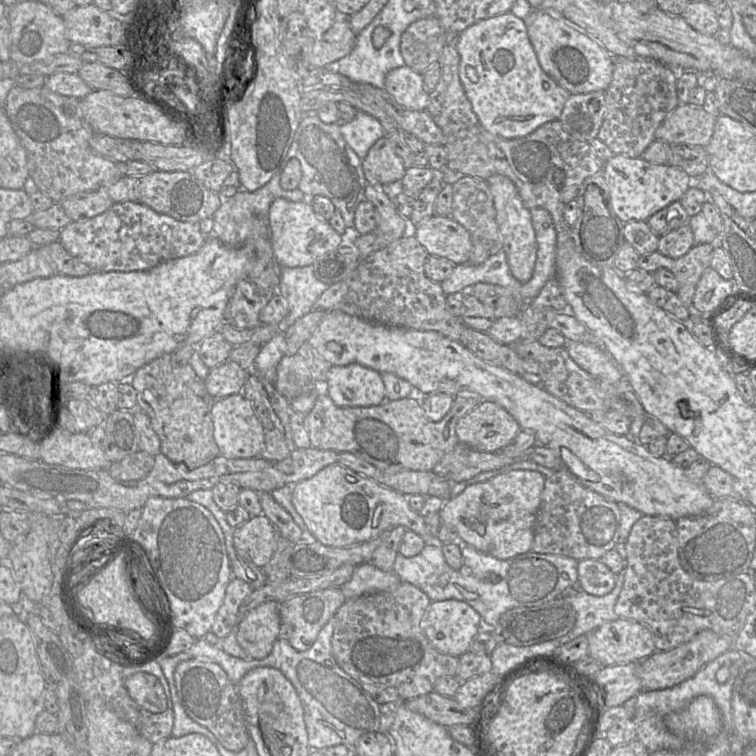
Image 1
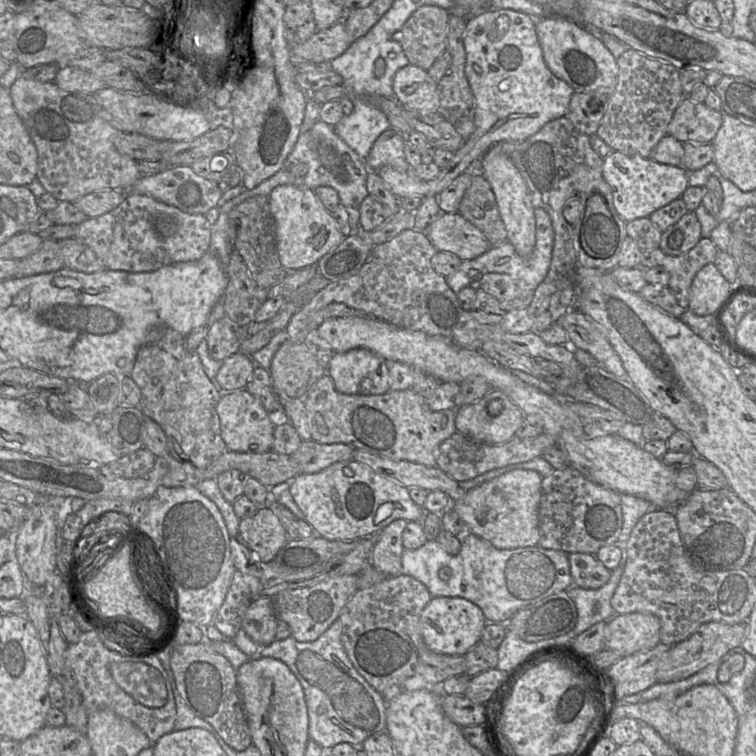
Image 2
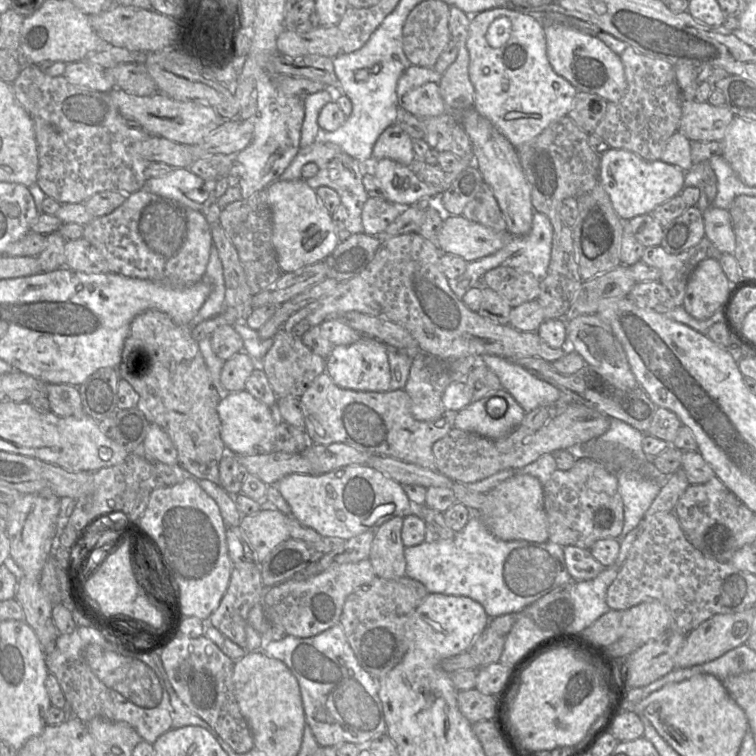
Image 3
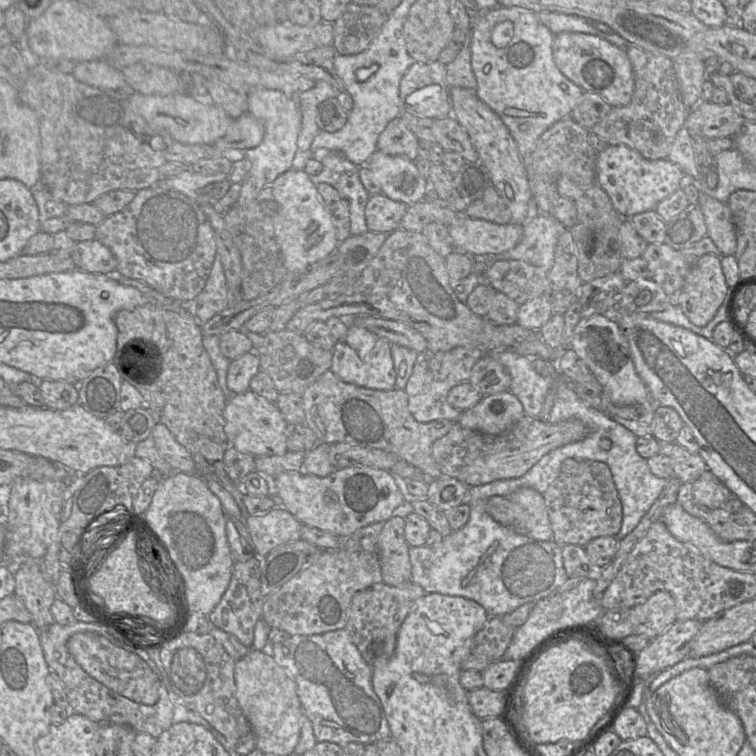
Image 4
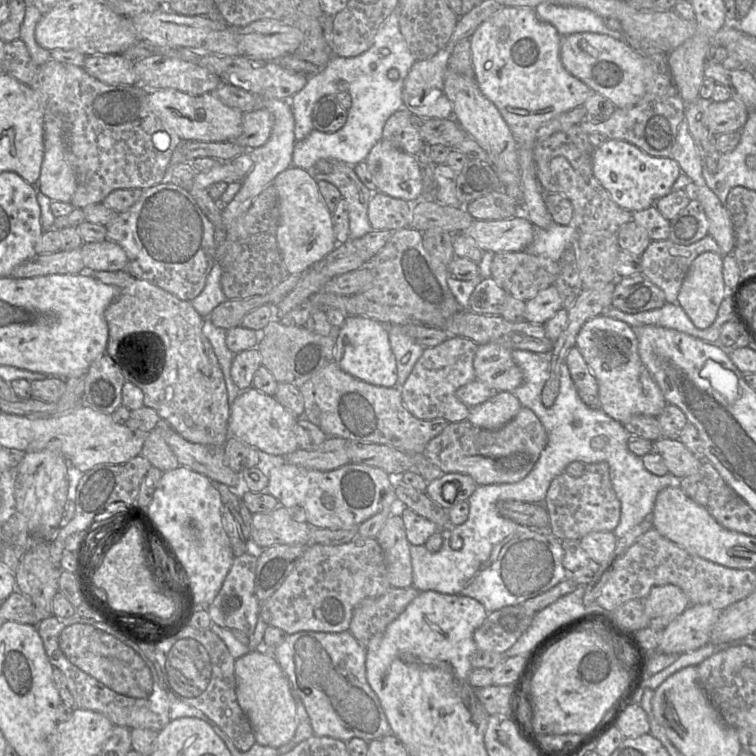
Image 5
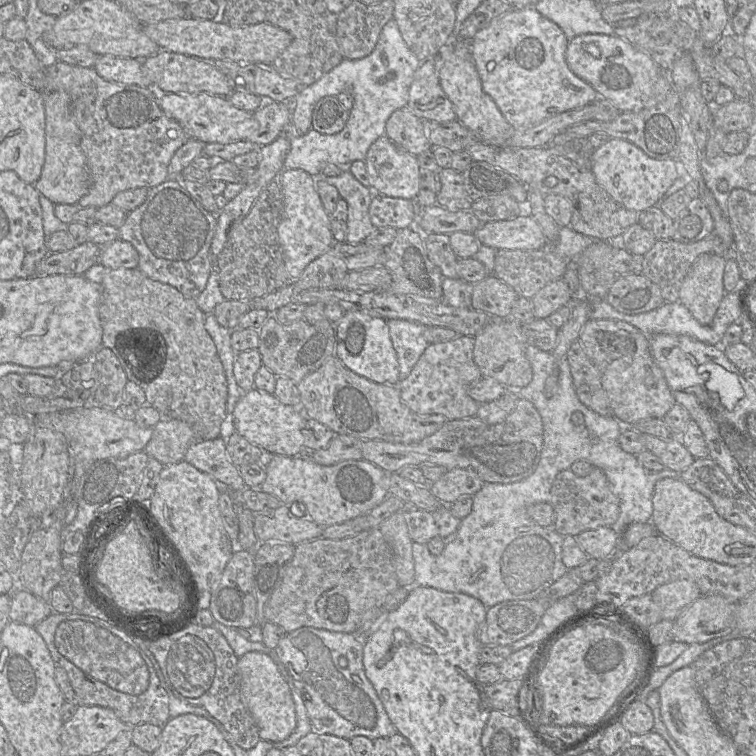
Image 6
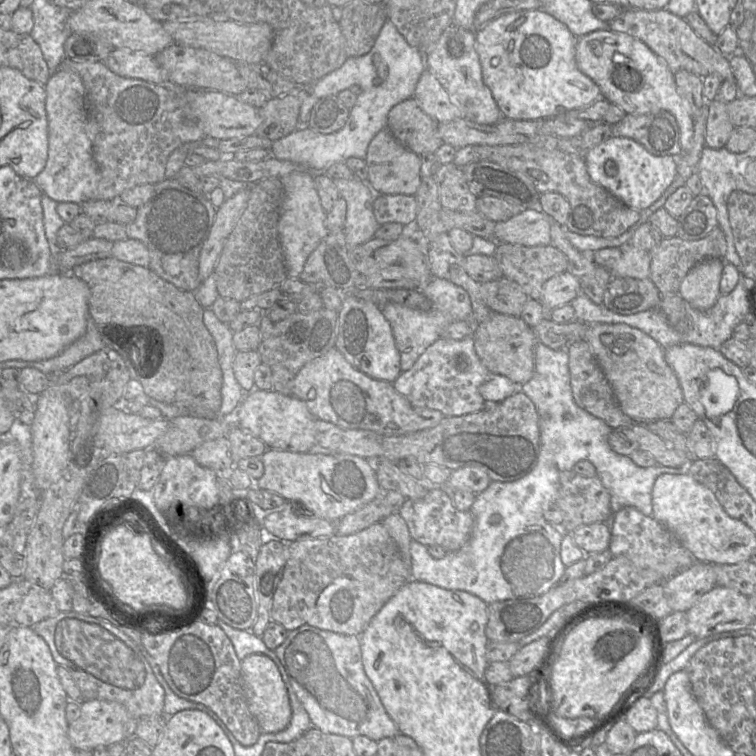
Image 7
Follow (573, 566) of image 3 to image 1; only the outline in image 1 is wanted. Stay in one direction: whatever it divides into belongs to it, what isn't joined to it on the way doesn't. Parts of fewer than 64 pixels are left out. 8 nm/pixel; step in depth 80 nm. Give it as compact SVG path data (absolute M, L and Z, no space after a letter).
M600 560L578 561L578 588L594 596L604 596L615 587L616 575Z

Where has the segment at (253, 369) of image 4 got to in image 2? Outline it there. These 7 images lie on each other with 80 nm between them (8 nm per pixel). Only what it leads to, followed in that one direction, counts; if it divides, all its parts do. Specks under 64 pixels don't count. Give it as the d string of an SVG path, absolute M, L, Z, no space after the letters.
M238 351L221 363L216 380L224 392L244 389L255 367L250 356Z

